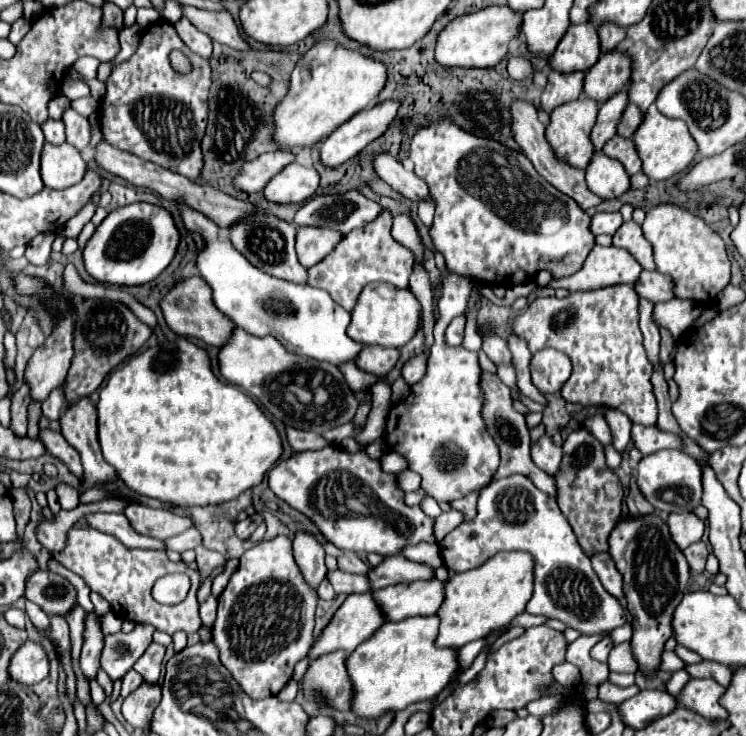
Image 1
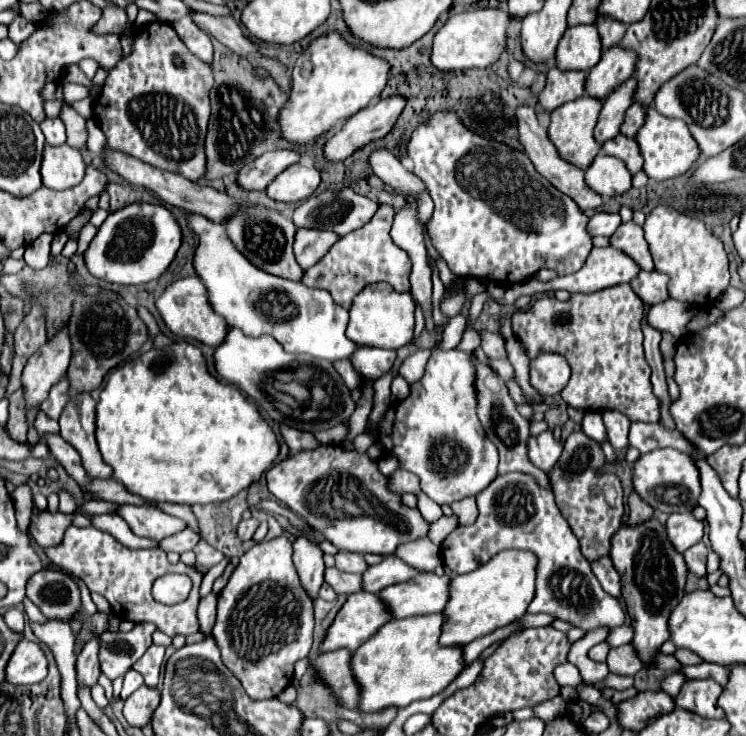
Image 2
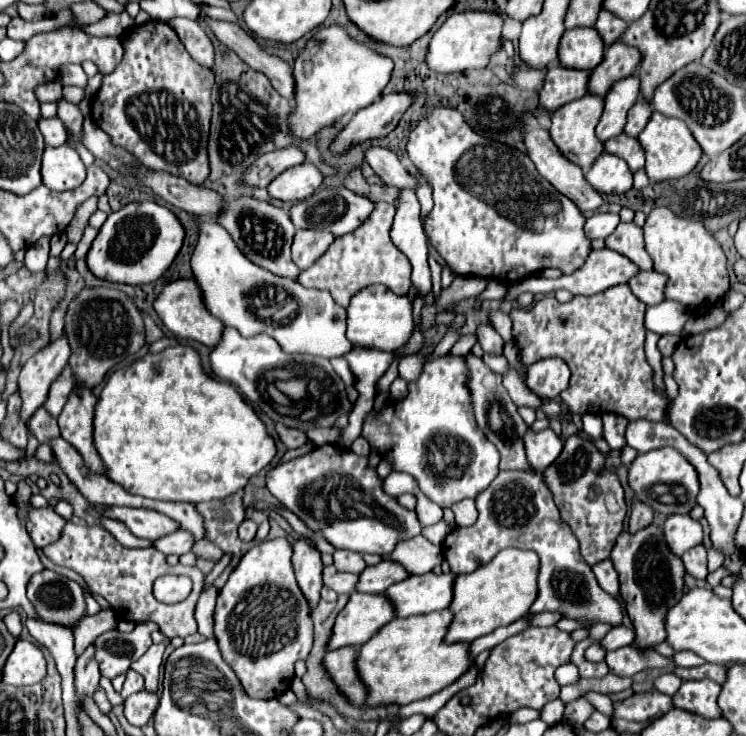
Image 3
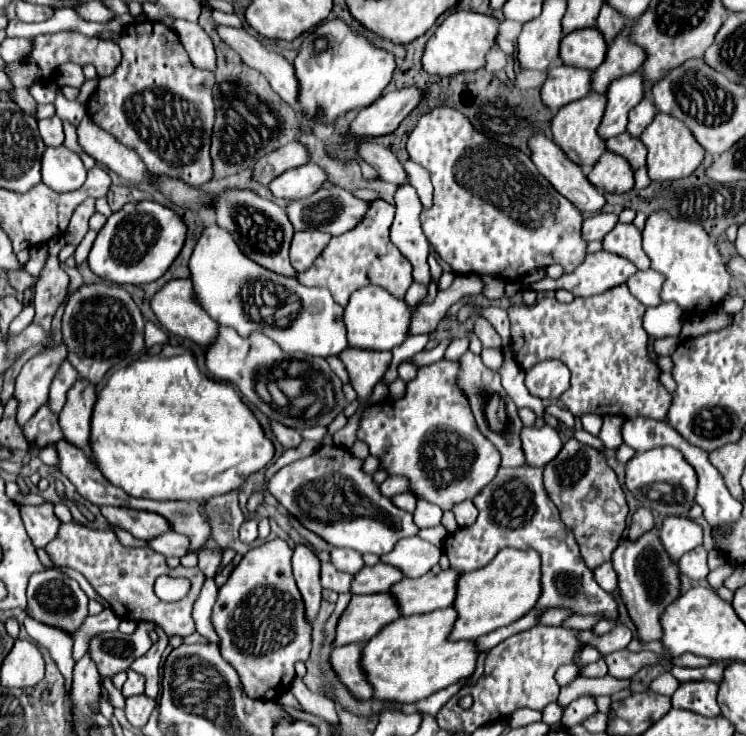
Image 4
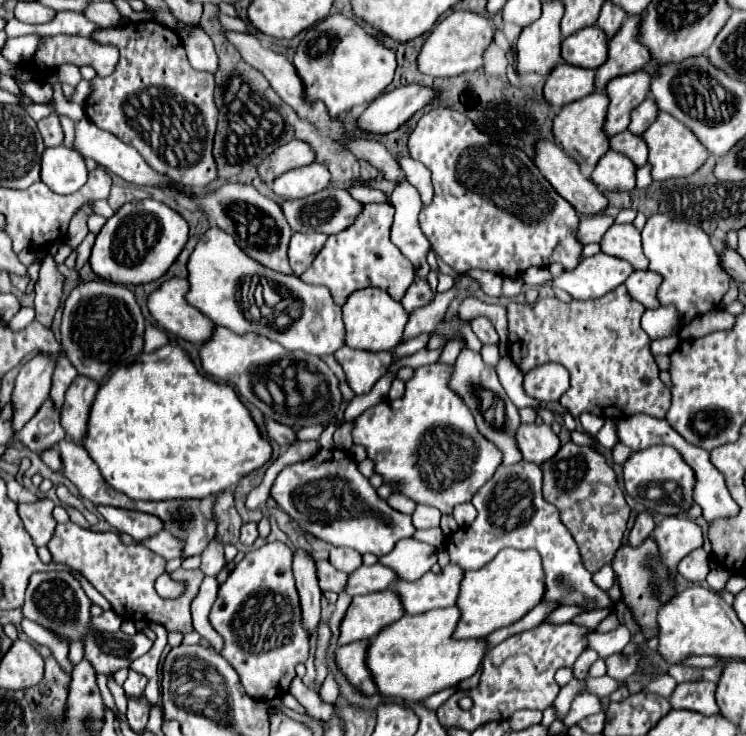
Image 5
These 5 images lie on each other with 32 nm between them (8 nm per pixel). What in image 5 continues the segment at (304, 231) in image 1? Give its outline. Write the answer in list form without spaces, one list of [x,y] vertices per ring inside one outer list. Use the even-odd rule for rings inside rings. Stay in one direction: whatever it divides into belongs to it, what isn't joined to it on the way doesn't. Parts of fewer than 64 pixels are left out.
[[[298,232],[292,236],[288,256],[290,256],[290,266],[296,276],[300,276],[308,268],[308,264],[312,264],[312,260],[316,258],[316,252],[320,252],[320,248],[324,248],[326,240],[328,240],[328,236],[324,236],[320,232],[314,232],[314,234]]]

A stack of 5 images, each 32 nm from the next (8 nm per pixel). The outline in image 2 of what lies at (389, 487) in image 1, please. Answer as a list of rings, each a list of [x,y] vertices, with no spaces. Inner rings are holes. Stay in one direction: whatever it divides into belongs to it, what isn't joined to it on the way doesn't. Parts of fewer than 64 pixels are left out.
[[[326,444],[314,452],[298,452],[266,472],[268,490],[312,528],[324,534],[338,550],[394,554],[400,544],[428,538],[430,524],[418,508],[400,504],[400,494],[388,488],[388,476],[380,474],[378,462],[366,454]]]

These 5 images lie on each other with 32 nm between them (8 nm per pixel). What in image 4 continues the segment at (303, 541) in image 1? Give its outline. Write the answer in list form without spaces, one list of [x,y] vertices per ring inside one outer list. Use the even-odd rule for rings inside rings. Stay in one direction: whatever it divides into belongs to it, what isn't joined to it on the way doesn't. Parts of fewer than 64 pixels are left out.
[[[296,544],[292,556],[294,578],[306,602],[306,618],[312,622],[320,608],[320,558],[306,544]]]

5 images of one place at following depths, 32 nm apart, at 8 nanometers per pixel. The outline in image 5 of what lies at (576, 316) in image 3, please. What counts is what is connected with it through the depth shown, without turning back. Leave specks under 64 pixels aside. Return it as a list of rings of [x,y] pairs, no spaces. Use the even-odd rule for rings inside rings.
[[[624,284],[600,300],[572,300],[570,304],[558,298],[544,298],[536,304],[508,304],[508,330],[510,330],[510,356],[516,366],[526,374],[538,364],[560,362],[570,372],[570,390],[562,396],[560,404],[574,418],[582,412],[590,412],[602,418],[628,418],[634,414],[648,414],[654,418],[664,418],[670,404],[670,390],[658,378],[658,366],[650,352],[650,338],[640,326],[644,306],[636,304]]]

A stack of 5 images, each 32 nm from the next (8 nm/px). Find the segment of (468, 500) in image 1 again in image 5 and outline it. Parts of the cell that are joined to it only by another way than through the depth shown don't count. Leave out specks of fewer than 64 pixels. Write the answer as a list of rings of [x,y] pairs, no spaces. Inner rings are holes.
[[[471,502],[457,505],[453,510],[453,517],[459,527],[470,525],[477,516],[477,510]]]

